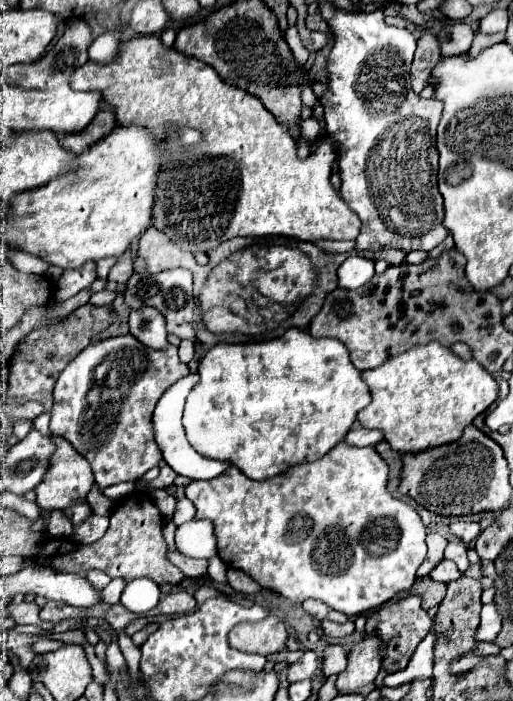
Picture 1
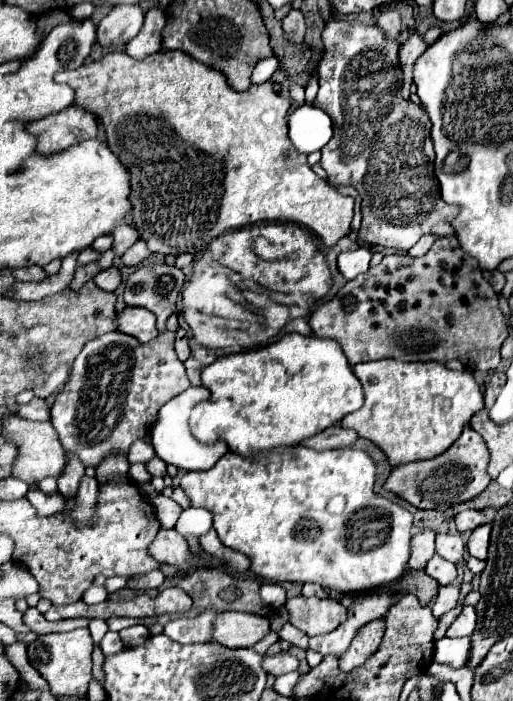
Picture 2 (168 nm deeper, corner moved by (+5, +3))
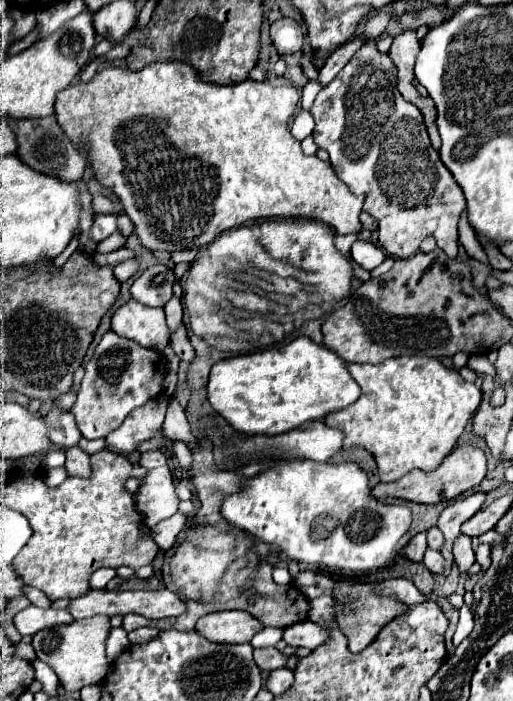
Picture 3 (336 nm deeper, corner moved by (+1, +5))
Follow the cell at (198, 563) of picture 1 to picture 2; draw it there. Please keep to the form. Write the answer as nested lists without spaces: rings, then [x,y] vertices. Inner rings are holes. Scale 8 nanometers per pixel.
[[[159,530],[149,552],[155,556],[157,562],[175,566],[179,570],[187,570],[193,560],[187,542],[181,536],[177,536],[175,530]]]

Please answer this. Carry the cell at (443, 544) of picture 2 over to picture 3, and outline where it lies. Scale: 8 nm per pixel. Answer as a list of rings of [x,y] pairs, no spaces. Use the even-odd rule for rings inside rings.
[[[437,526],[427,530],[427,544],[429,544],[431,550],[439,550],[443,546],[443,534],[441,534],[441,530]]]

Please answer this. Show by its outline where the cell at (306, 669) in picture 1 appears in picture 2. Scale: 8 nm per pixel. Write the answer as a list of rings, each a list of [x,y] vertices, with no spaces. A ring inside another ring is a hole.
[[[281,652],[277,656],[265,656],[265,670],[273,676],[281,676],[297,668],[299,668],[299,660],[287,652]]]

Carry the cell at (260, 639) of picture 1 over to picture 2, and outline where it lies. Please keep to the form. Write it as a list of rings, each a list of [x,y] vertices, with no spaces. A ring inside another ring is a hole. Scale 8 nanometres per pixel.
[[[249,612],[219,614],[215,620],[213,638],[229,648],[251,648],[269,634],[269,620]]]

